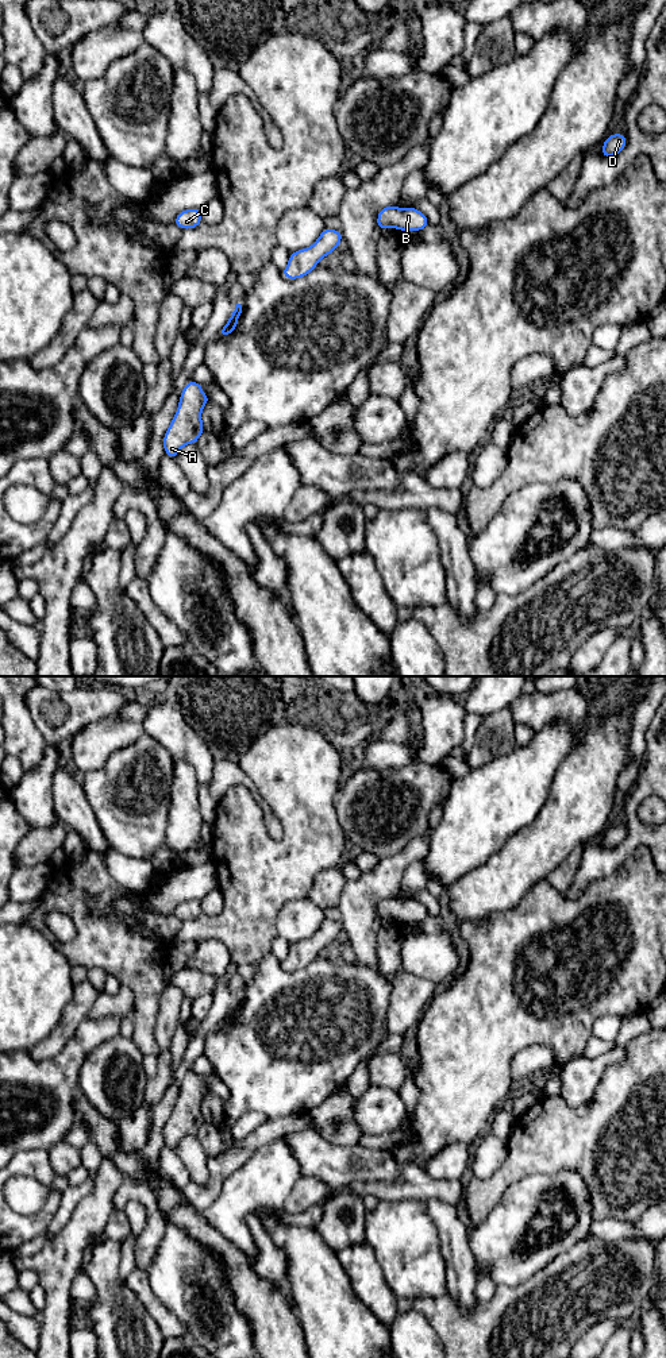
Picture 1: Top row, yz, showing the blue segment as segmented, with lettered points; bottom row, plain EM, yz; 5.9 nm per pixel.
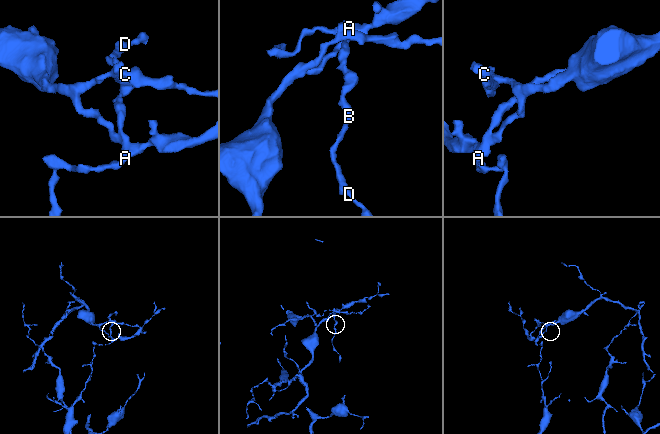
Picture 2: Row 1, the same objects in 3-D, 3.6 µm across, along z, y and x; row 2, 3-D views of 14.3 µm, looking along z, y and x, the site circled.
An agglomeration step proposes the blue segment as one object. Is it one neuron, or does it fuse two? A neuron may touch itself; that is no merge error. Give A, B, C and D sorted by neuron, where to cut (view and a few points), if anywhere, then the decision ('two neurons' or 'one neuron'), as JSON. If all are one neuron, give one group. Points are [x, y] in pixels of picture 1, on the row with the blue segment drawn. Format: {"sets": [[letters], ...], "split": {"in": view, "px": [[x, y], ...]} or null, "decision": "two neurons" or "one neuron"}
{"sets": [["A", "B", "D"], ["C"]], "split": {"in": "yz", "px": [[201, 393], [203, 404]]}, "decision": "two neurons"}

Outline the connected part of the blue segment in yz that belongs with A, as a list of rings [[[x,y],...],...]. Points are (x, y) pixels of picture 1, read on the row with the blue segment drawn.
[[[189,381],[181,391],[177,412],[162,440],[165,455],[176,459],[184,445],[197,443],[205,431],[201,421],[201,412],[201,383]]]

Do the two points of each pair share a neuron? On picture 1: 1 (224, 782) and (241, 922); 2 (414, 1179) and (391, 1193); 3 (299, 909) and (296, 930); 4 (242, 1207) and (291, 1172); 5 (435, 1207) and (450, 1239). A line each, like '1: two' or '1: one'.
1: two
2: one
3: one
4: one
5: one

